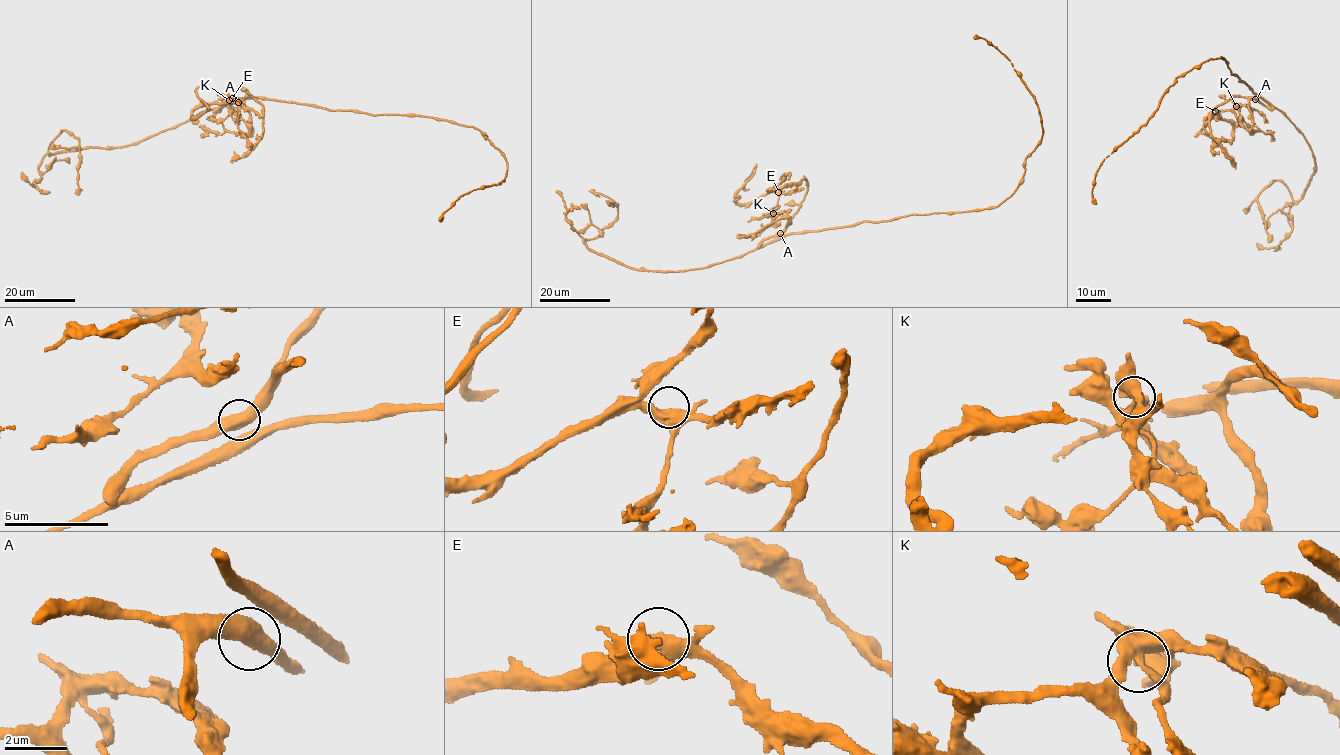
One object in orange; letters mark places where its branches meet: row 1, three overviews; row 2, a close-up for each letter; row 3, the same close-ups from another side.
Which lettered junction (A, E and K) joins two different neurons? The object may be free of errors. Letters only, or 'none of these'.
K

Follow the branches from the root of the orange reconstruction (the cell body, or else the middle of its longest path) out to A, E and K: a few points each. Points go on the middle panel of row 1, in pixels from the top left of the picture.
A: (846, 226), (780, 233)
E: (846, 226), (783, 234), (786, 225), (790, 224), (787, 212), (771, 215), (776, 207), (778, 192)
K: (846, 226), (783, 234), (786, 225), (790, 224), (787, 212), (771, 215), (773, 213)

